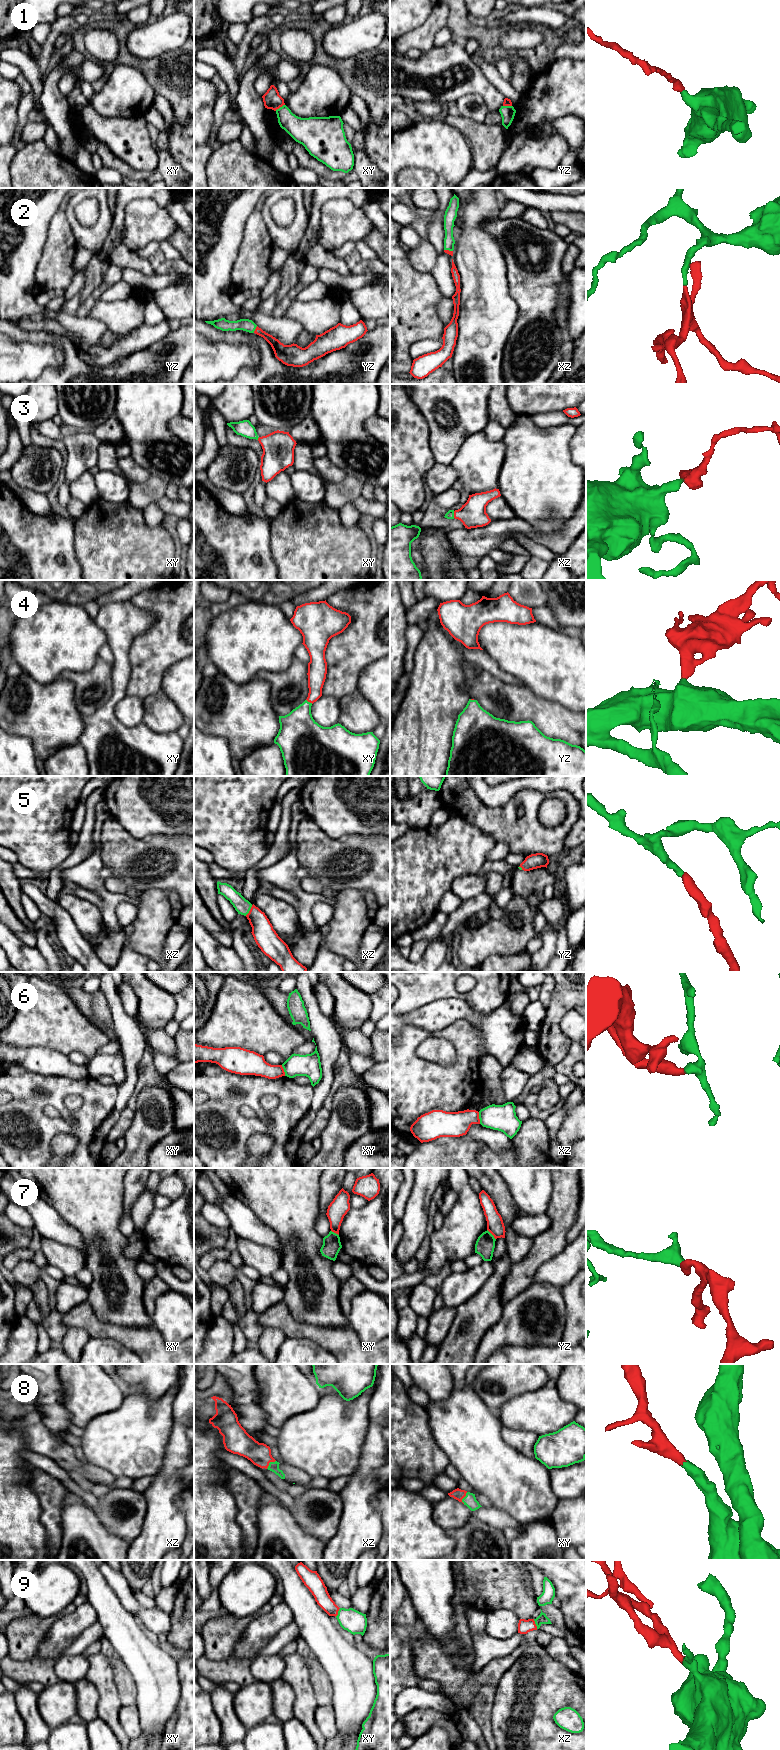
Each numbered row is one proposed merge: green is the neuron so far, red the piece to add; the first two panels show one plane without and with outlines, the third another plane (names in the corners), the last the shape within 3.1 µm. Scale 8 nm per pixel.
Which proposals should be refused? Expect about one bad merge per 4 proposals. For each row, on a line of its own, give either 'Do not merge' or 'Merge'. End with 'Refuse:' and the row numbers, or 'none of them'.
1: Do not merge
2: Merge
3: Merge
4: Merge
5: Merge
6: Do not merge
7: Do not merge
8: Merge
9: Merge
Refuse: 1, 6, 7

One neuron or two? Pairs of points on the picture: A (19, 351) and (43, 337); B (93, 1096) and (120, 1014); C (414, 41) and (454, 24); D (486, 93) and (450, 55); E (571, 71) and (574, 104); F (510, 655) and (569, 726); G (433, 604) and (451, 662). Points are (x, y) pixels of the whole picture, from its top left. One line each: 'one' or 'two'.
A: two
B: two
C: two
D: one
E: one
F: two
G: two

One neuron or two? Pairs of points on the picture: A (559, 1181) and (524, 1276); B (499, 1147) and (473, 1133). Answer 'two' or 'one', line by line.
A: one
B: one

